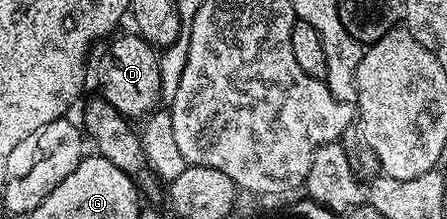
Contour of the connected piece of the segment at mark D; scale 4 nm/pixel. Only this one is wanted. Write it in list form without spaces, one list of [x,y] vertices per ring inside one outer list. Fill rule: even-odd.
[[[137,33],[123,35],[120,39],[112,38],[106,44],[107,52],[103,55],[103,64],[99,67],[99,87],[102,98],[107,100],[113,109],[117,109],[128,120],[142,120],[151,115],[160,106],[162,97],[161,73],[156,48]]]

